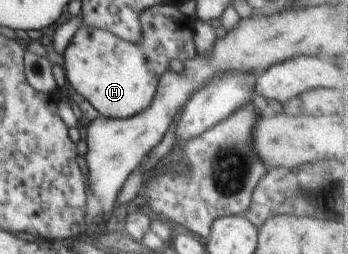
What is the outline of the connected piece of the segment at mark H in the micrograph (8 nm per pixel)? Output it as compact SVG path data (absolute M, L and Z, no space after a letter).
M81 25L77 32L70 40L65 52L63 53L64 70L66 71L66 81L70 90L77 92L83 99L86 99L93 105L93 107L103 117L127 119L141 113L141 111L147 109L155 97L155 91L157 91L157 85L159 85L159 79L161 75L169 68L169 51L173 51L173 55L177 53L177 41L161 41L161 55L155 57L155 59L147 59L143 53L141 53L141 43L131 43L96 27L89 27L89 25Z

